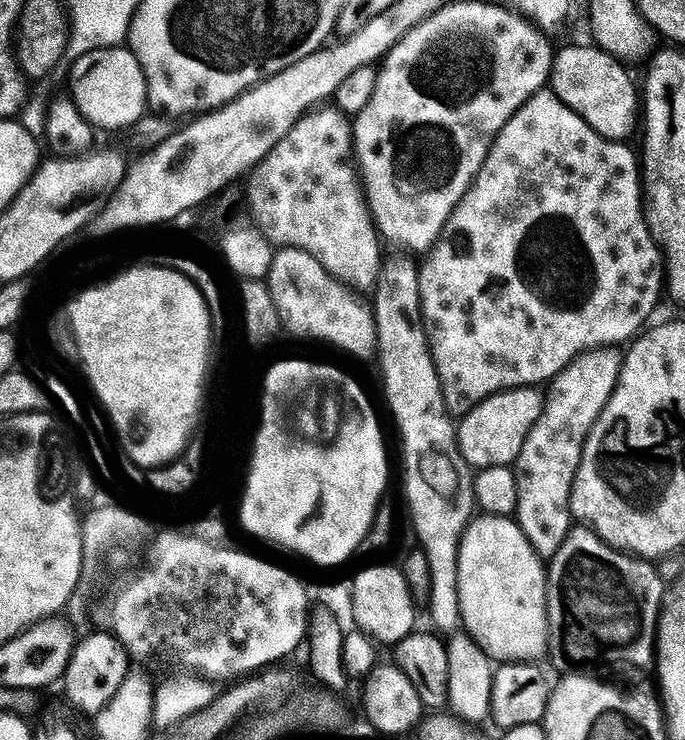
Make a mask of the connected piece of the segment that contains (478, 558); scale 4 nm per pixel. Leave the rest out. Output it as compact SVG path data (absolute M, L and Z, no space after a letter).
M480 514L465 529L460 539L458 594L463 631L492 661L540 662L550 652L546 568L515 519Z

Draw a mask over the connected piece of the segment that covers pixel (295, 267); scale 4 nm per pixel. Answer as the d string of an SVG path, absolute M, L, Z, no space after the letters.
M281 247L273 255L266 281L281 317L300 336L325 340L344 352L360 356L376 342L376 317L355 300L345 285L330 275L310 254L297 248Z

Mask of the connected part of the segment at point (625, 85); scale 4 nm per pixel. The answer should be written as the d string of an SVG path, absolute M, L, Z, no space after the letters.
M599 46L591 47L564 48L555 53L550 91L607 140L627 141L627 136L638 128L638 109L642 104L638 84L617 57Z

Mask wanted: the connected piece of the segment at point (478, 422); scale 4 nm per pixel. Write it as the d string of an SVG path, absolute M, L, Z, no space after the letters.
M539 387L513 388L511 392L499 392L489 400L483 400L459 421L458 435L460 449L466 458L468 467L473 470L482 468L503 468L515 465L518 454L528 435L544 413L546 396Z

